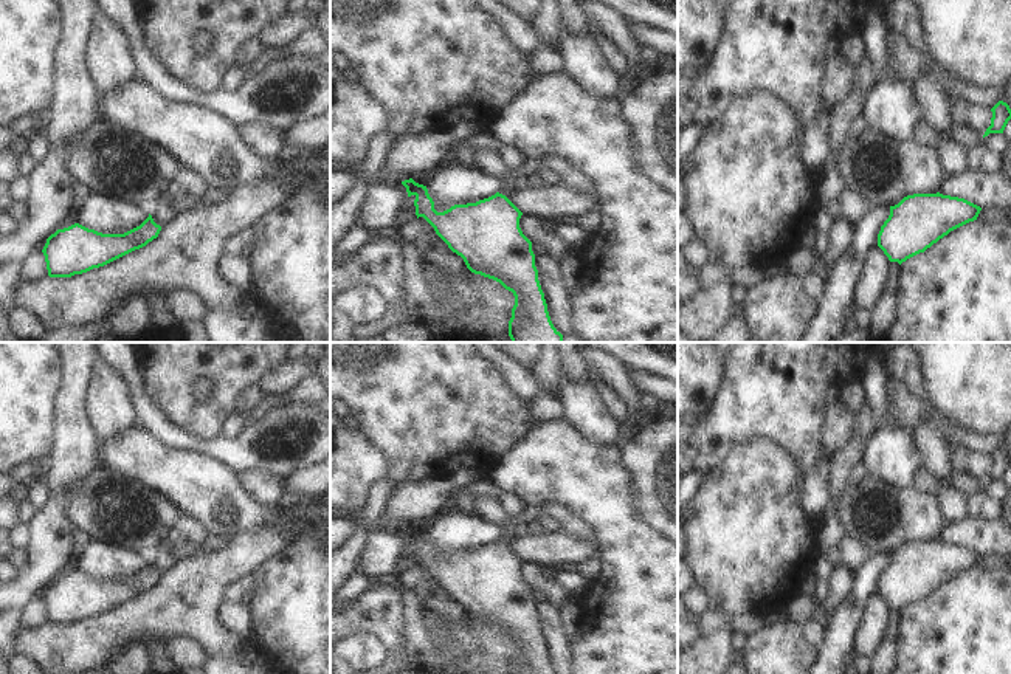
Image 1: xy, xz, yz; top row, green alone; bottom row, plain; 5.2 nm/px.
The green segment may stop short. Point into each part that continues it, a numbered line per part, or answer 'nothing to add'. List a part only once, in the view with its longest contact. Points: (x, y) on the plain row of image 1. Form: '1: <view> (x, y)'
1: xz (509, 532)

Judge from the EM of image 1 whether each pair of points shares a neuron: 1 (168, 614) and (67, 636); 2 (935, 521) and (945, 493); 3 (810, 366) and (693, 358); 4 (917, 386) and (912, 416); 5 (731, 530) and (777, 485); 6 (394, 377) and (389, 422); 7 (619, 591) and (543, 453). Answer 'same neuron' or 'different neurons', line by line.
1: same neuron
2: different neurons
3: different neurons
4: different neurons
5: same neuron
6: same neuron
7: same neuron

